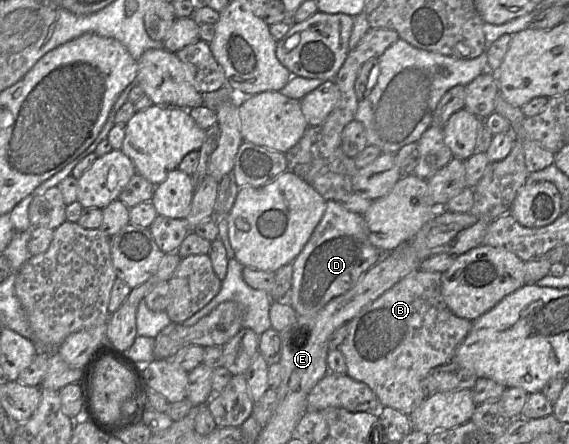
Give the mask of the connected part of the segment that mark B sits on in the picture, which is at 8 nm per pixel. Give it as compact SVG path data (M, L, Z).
M417 270L401 279L348 322L348 334L338 347L346 362L346 375L367 384L382 406L406 415L426 398L421 382L429 371L452 360L455 350L472 327L472 321L456 316L446 305L441 292L441 277L440 272Z

